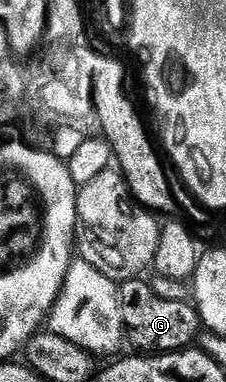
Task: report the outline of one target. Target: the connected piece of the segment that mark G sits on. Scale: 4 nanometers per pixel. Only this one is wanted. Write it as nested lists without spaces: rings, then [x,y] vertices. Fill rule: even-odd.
[[[149,281],[142,282],[139,286],[134,286],[126,295],[120,298],[120,315],[125,326],[124,334],[130,337],[130,342],[138,352],[173,352],[184,350],[191,345],[190,342],[199,335],[200,319],[197,309],[189,301],[177,302],[176,300],[161,299],[153,290]]]

